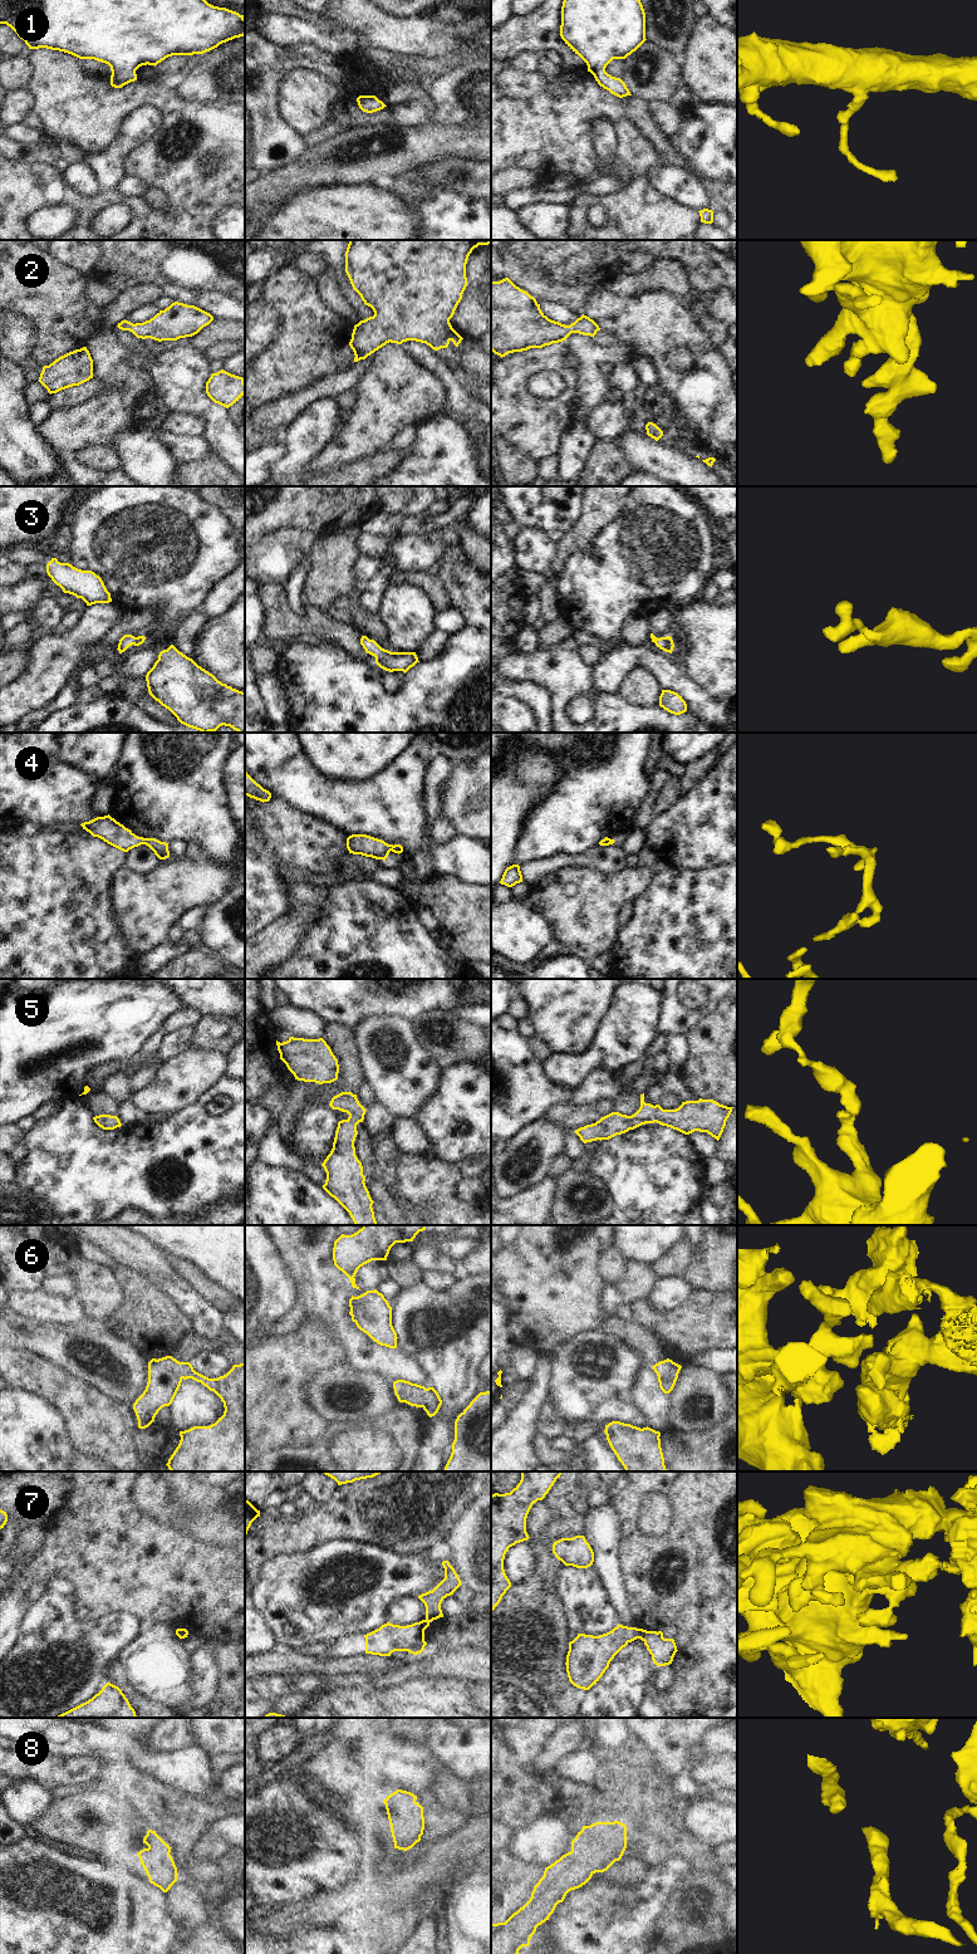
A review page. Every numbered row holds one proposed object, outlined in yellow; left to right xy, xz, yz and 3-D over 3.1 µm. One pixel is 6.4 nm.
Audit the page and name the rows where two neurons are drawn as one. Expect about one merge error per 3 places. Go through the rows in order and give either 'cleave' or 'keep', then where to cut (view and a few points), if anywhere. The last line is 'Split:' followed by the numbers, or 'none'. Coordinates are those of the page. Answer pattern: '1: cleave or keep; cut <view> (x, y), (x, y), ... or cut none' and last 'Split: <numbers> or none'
1: keep; cut none
2: keep; cut none
3: keep; cut none
4: keep; cut none
5: keep; cut none
6: keep; cut none
7: cleave; cut yz (641, 1629), (638, 1637)
8: keep; cut none
Split: 7

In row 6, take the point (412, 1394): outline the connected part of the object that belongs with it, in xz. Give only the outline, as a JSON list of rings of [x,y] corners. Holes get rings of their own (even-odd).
[[[397,1380],[393,1382],[393,1389],[399,1402],[422,1407],[429,1417],[435,1416],[442,1405],[442,1400],[433,1387],[426,1389],[406,1380]]]

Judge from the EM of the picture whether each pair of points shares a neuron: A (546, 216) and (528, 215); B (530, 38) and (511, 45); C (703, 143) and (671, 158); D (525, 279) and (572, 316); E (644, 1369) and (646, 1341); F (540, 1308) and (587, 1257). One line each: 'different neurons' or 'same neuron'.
A: same neuron
B: same neuron
C: different neurons
D: different neurons
E: different neurons
F: same neuron

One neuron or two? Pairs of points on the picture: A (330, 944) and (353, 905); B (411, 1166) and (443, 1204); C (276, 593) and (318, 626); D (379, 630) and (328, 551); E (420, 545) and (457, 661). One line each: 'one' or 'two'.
A: one
B: one
C: one
D: one
E: two

